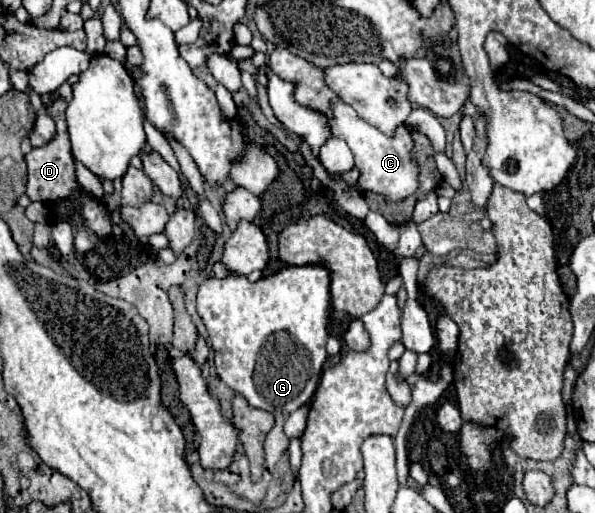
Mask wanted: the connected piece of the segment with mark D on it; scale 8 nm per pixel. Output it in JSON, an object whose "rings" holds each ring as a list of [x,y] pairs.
{"rings":[[[63,84],[59,90],[61,100],[53,102],[47,112],[53,116],[53,120],[57,122],[57,136],[51,144],[43,146],[43,148],[33,148],[27,156],[27,170],[29,170],[29,178],[27,178],[27,196],[29,200],[59,200],[59,198],[71,198],[77,190],[77,178],[75,178],[75,166],[73,166],[73,154],[71,154],[71,142],[69,142],[69,134],[67,134],[67,122],[65,122],[65,108],[71,100],[71,84]]]}

